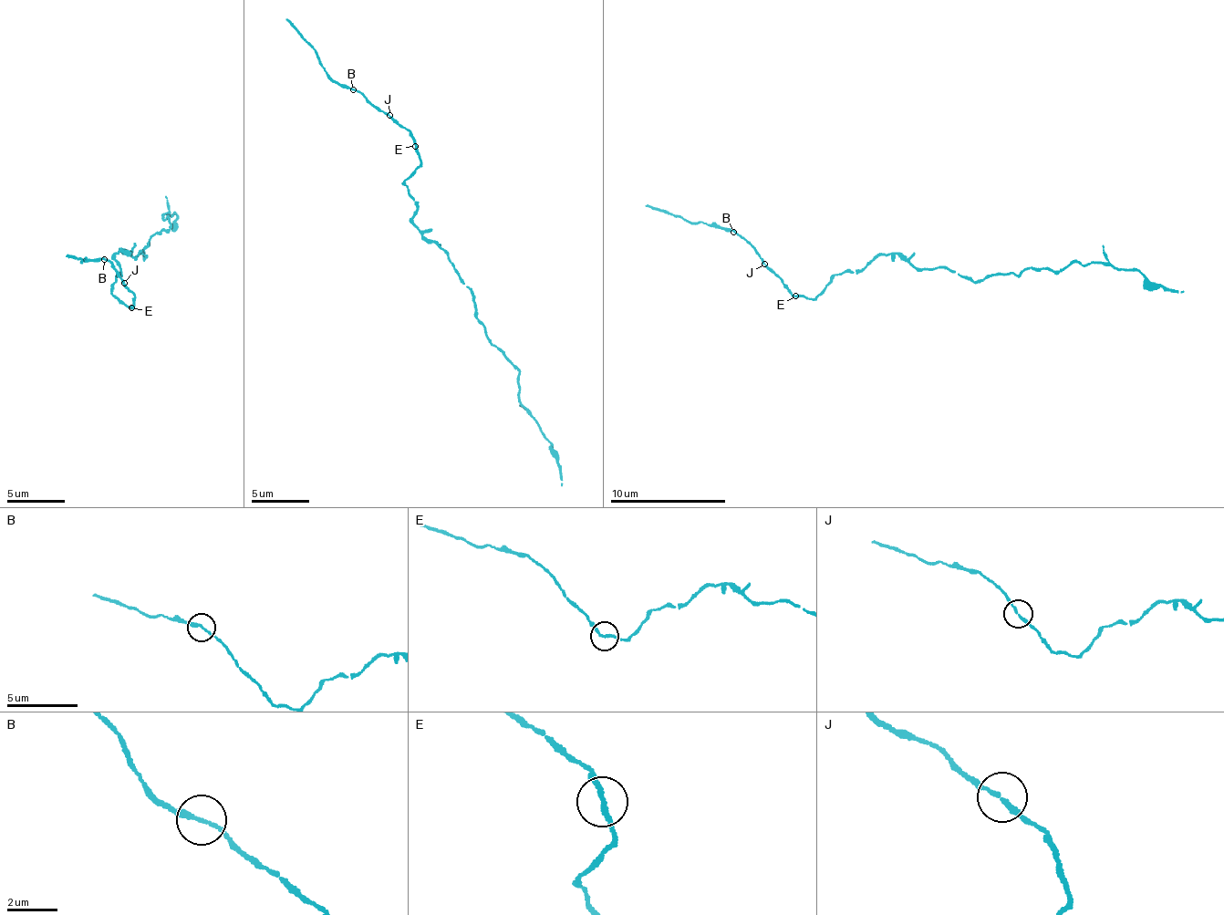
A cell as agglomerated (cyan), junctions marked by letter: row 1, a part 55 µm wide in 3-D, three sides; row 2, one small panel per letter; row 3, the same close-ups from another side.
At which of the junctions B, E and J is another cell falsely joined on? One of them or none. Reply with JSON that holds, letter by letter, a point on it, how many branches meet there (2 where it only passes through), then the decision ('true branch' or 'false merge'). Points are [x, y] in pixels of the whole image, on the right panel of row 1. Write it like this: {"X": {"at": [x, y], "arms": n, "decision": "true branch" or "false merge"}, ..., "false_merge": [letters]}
{"B": {"at": [733, 232], "arms": 2, "decision": "true branch"}, "E": {"at": [795, 296], "arms": 2, "decision": "true branch"}, "J": {"at": [764, 264], "arms": 2, "decision": "true branch"}, "false_merge": []}

